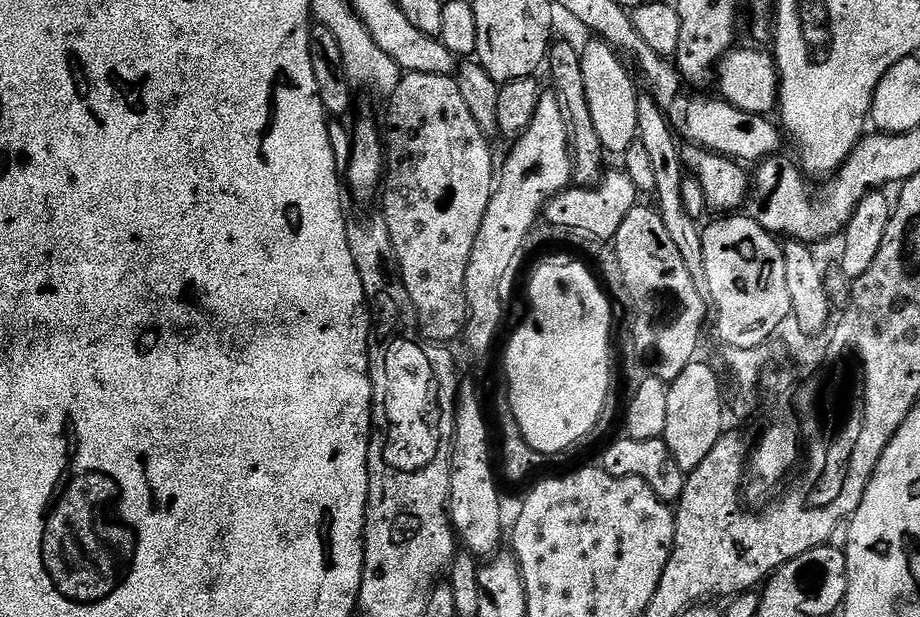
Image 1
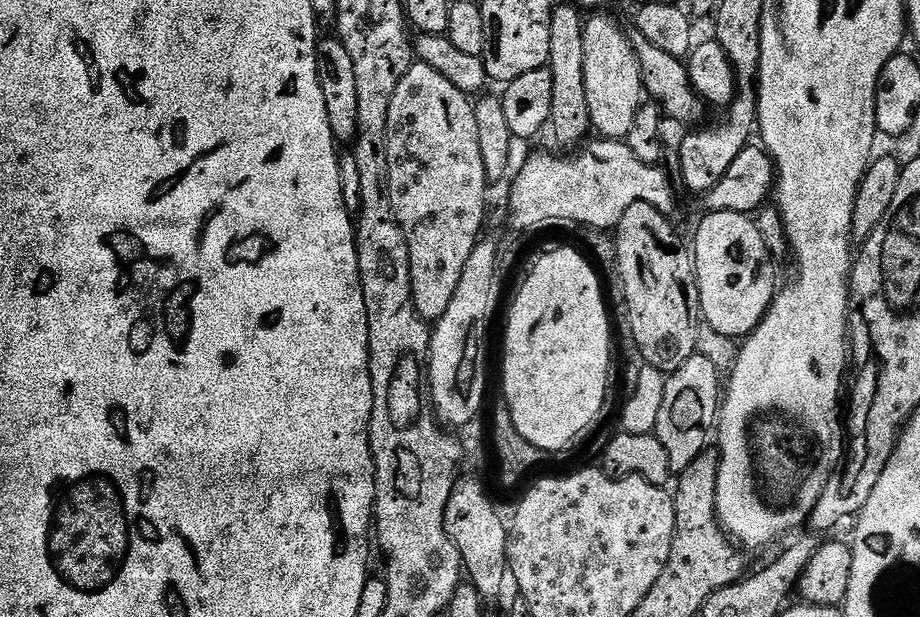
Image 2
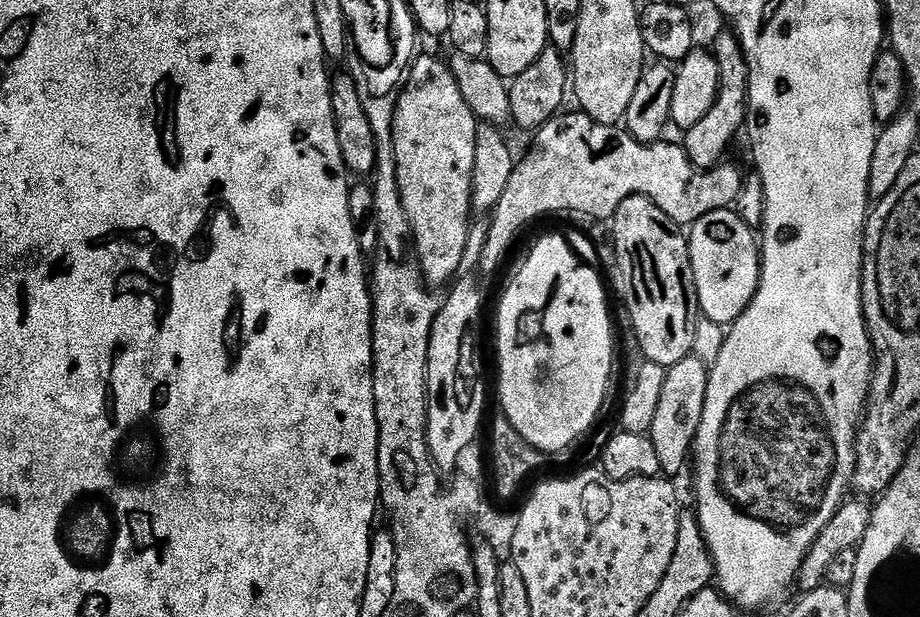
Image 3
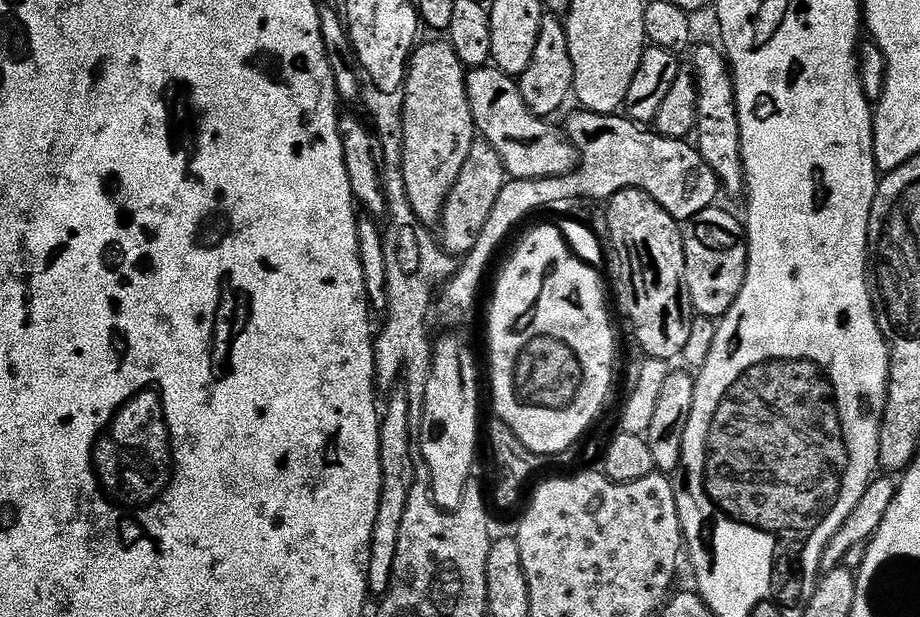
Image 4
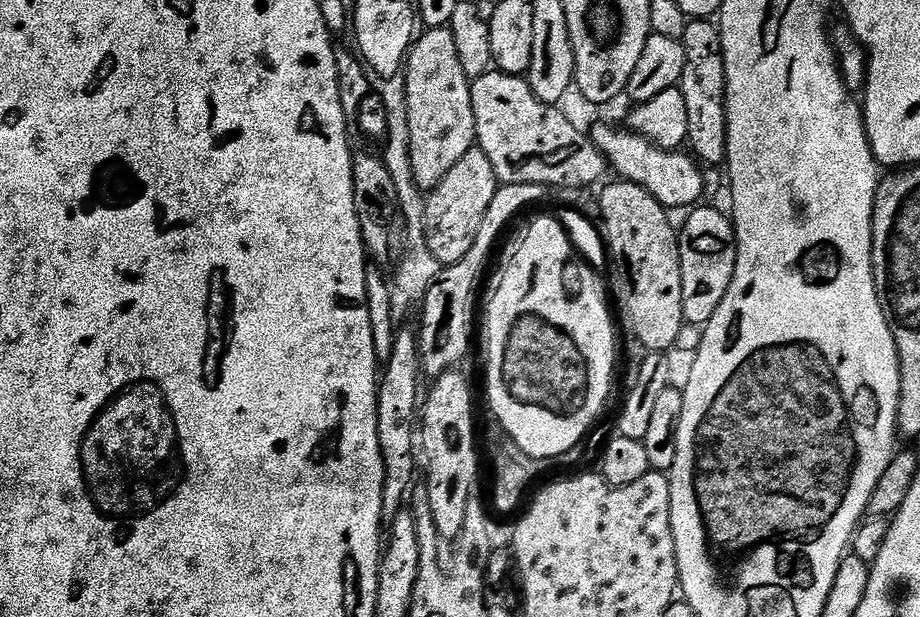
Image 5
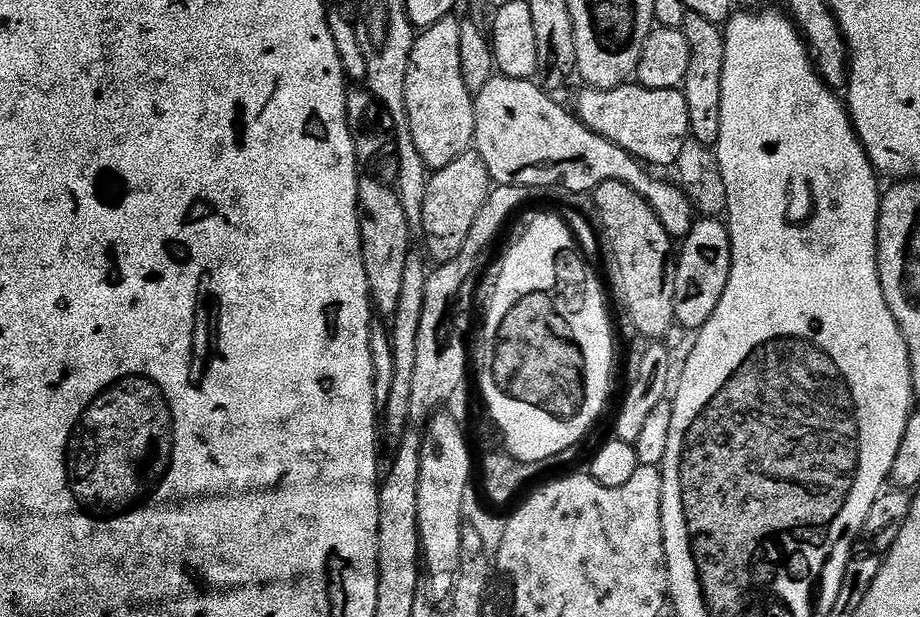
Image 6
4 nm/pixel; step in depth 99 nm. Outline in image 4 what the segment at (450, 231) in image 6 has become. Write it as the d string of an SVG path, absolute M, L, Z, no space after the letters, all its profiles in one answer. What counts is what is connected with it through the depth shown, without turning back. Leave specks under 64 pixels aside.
M477 138L470 146L470 154L466 157L466 166L462 166L462 174L458 174L458 182L454 182L454 190L450 190L450 198L446 198L444 212L440 216L438 231L439 243L452 256L463 258L470 250L474 250L478 238L482 235L482 226L490 218L494 206L498 202L498 194L502 194L504 185L510 177L502 158L498 158L498 150L490 146L483 138Z

